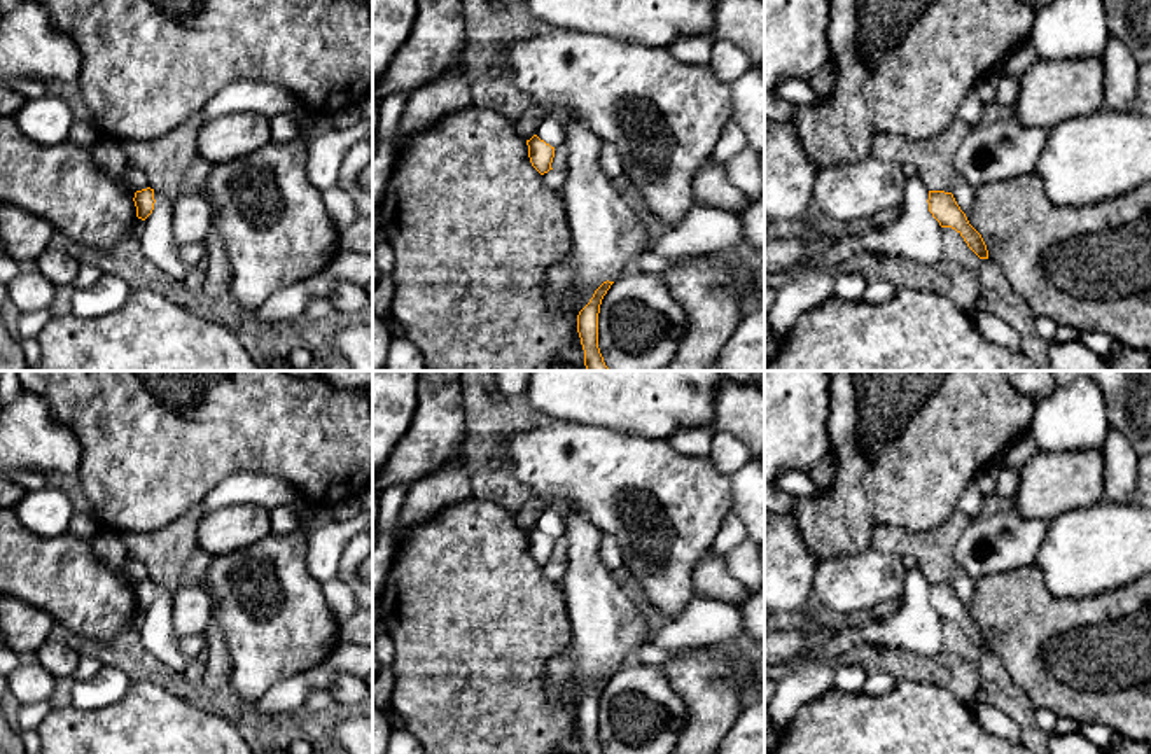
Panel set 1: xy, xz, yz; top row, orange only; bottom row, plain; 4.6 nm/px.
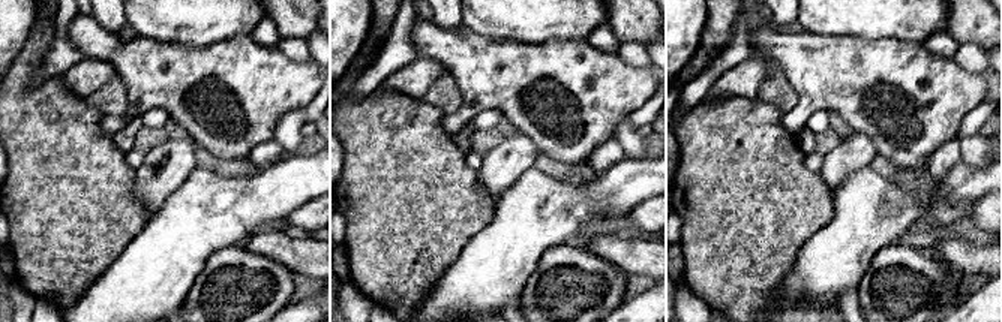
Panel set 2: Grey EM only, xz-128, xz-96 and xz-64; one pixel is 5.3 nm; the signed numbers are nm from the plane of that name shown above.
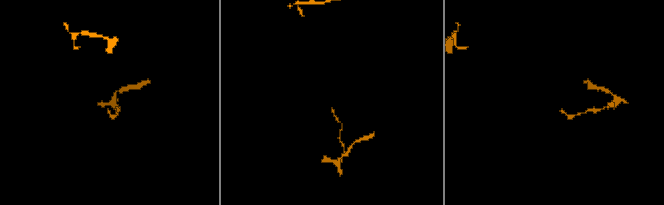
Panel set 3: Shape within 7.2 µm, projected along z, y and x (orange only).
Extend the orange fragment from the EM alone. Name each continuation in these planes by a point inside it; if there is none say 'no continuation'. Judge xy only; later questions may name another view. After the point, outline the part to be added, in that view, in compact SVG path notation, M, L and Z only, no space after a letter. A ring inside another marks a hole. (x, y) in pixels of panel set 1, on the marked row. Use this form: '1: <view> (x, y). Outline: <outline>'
no continuation

